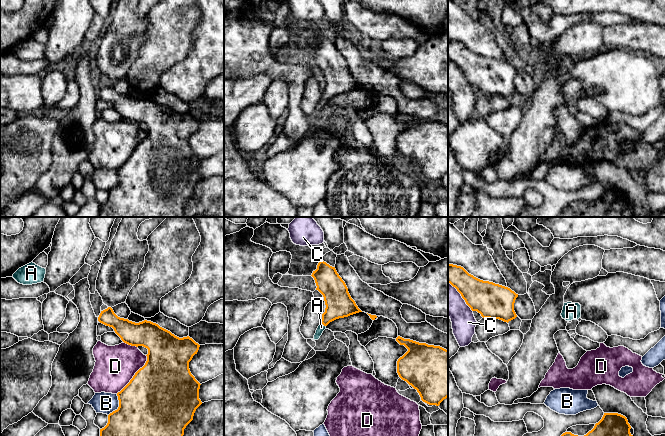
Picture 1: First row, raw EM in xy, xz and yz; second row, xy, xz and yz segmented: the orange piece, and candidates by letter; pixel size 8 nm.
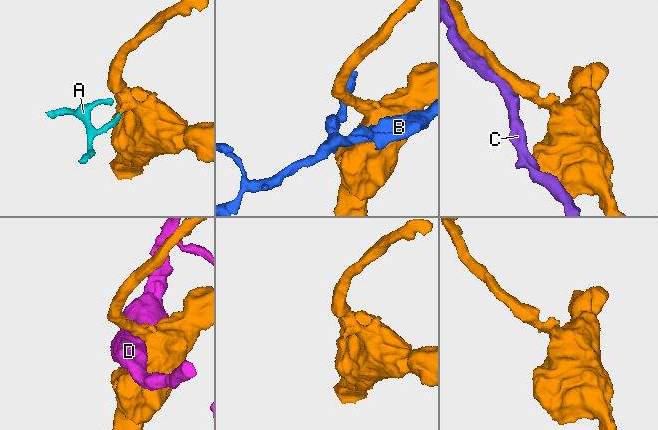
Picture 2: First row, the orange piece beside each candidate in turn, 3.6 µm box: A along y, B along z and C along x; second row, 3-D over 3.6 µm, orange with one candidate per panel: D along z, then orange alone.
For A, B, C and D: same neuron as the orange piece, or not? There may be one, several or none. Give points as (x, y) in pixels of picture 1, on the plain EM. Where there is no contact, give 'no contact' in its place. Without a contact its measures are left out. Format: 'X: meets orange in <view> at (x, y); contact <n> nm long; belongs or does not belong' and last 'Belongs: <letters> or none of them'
A: meets orange in xz at (323, 100); contact 50 nm long; belongs
B: meets orange in xy at (119, 182); contact 190 nm long; does not belong
C: meets orange in yz at (461, 71); contact 300 nm long; does not belong
D: meets orange in xy at (134, 151); contact 400 nm long; does not belong
Belongs: A

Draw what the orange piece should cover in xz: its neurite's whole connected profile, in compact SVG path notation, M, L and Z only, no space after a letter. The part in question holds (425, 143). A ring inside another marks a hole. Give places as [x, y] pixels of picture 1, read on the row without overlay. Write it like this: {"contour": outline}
{"contour": "M400 112L396 117L408 125L397 137L399 153L417 166L423 178L439 182L448 173L448 126Z"}

